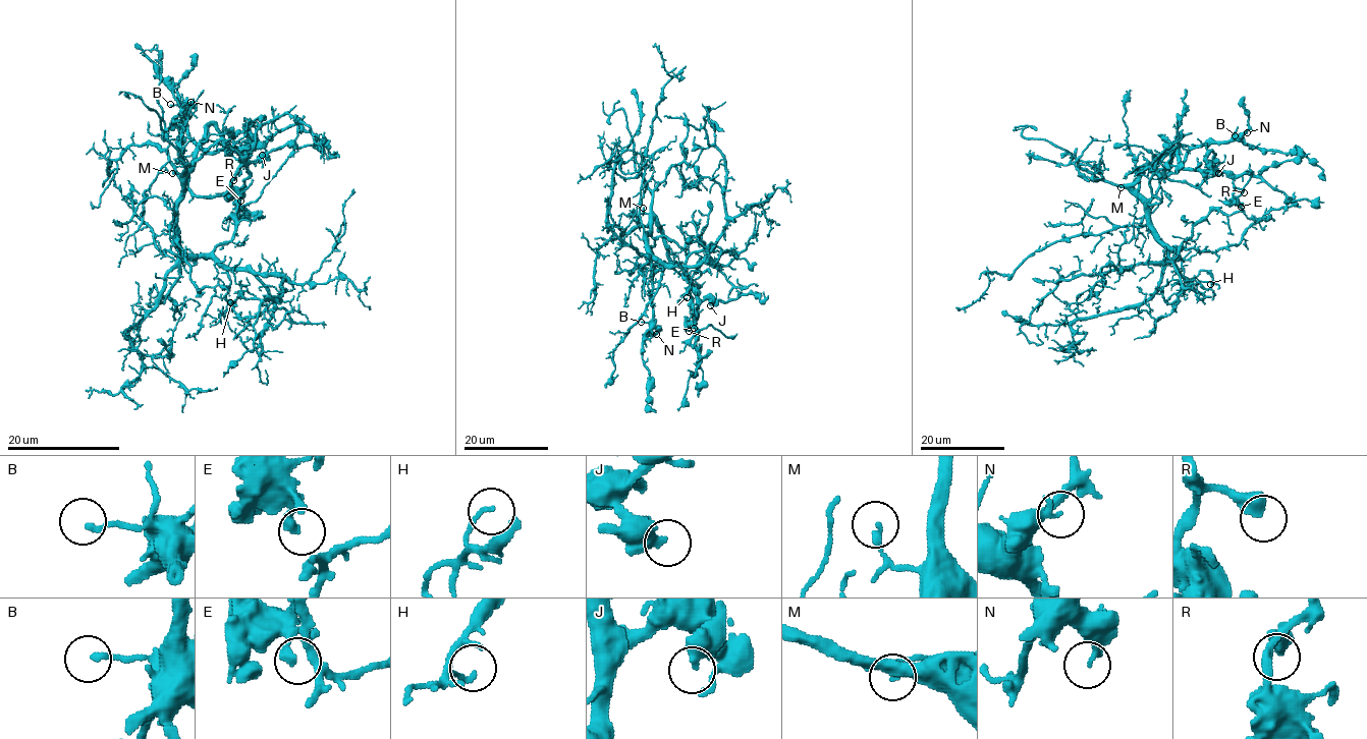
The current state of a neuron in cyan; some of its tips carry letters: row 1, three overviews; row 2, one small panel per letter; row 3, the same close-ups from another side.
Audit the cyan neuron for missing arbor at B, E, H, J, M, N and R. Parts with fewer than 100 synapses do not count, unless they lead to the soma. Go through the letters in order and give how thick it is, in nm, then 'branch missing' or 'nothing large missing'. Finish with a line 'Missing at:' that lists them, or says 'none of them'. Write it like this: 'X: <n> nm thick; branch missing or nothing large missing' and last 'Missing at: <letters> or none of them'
B: 180 nm thick; nothing large missing
E: 200 nm thick; nothing large missing
H: 140 nm thick; nothing large missing
J: 440 nm thick; nothing large missing
M: 200 nm thick; nothing large missing
N: 240 nm thick; nothing large missing
R: 550 nm thick; nothing large missing
Missing at: none of them

